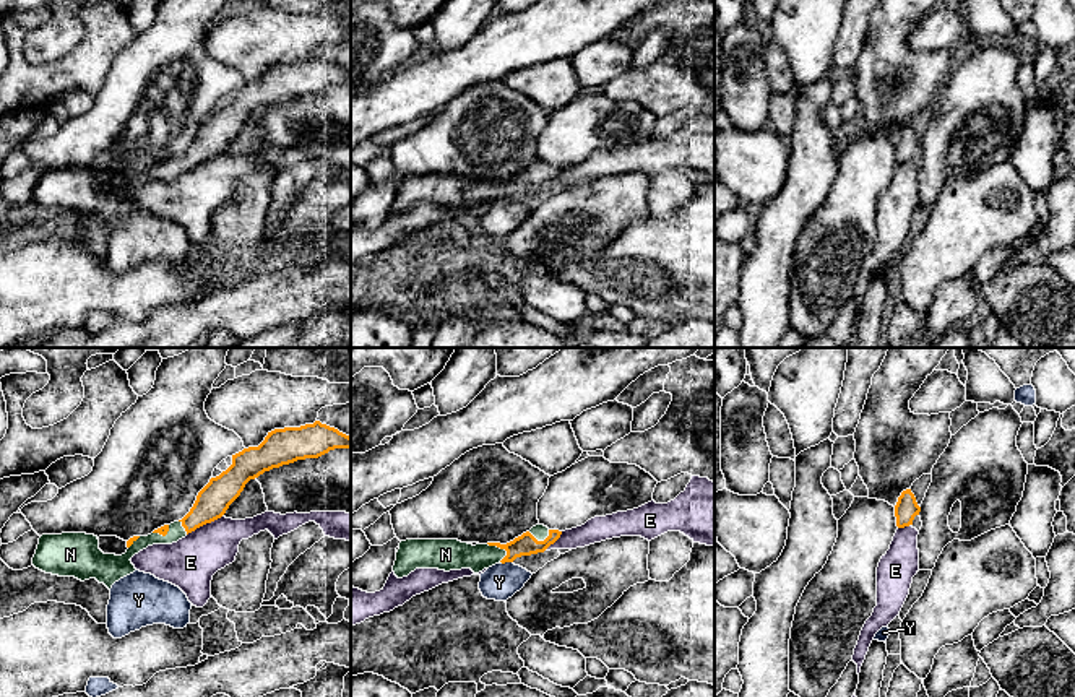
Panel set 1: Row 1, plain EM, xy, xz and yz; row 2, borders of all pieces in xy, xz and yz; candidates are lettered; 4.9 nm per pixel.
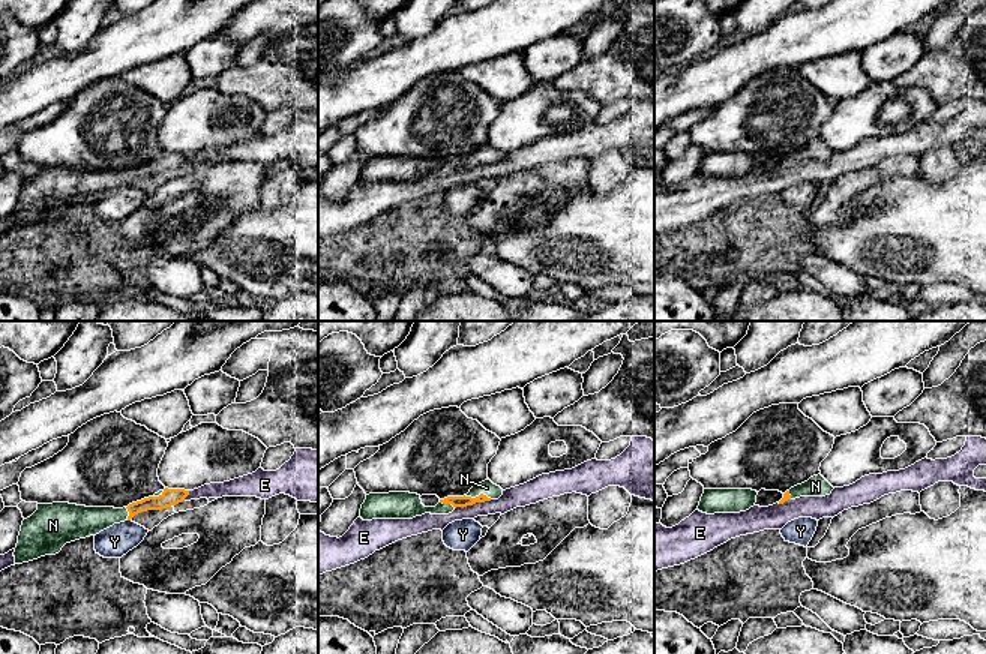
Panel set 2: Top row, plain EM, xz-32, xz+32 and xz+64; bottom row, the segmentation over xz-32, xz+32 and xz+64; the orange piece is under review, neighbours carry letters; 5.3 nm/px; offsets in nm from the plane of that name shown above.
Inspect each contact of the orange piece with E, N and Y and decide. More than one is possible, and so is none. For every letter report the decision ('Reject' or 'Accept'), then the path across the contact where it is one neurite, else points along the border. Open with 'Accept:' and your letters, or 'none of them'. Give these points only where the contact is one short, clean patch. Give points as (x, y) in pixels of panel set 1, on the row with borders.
Accept: N
E: Reject. Boundary: xy (221, 515), (187, 535)
N: Accept. Path across: xz (525, 545), (502, 548), (489, 554), (453, 554)
Y: Reject

